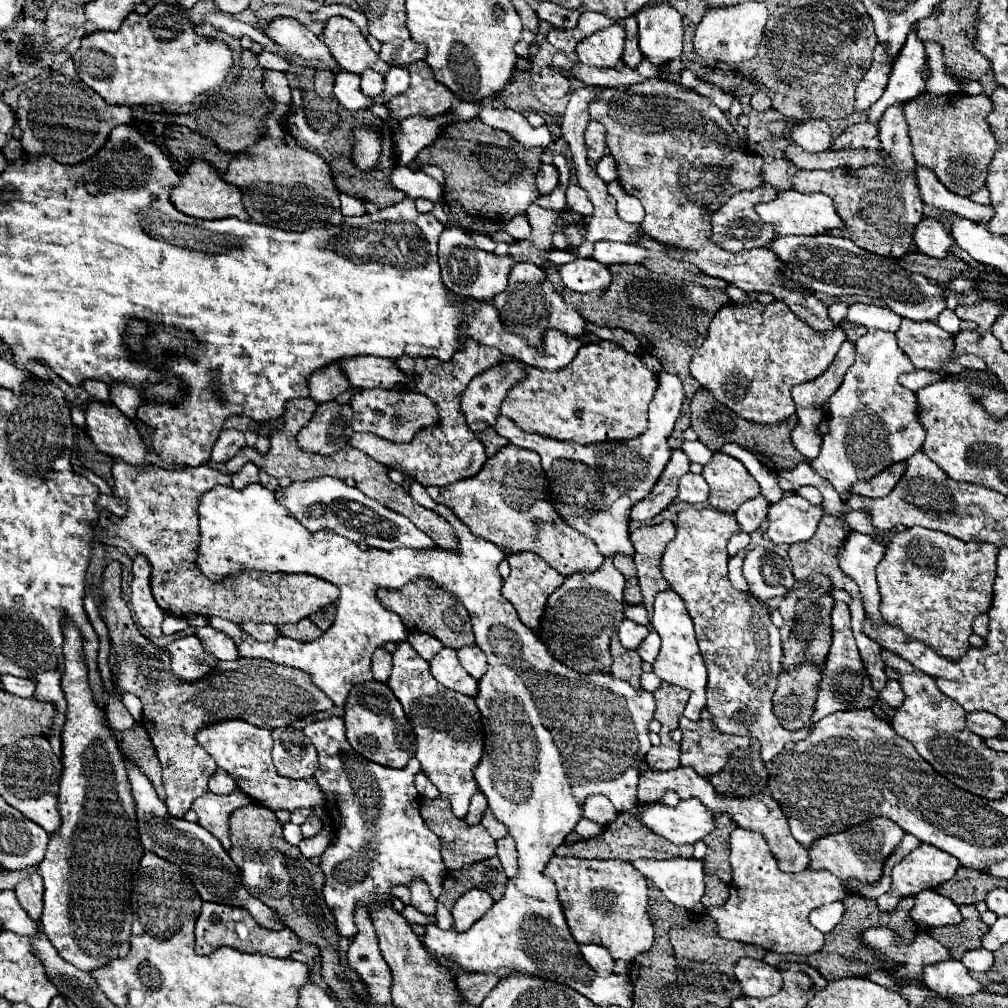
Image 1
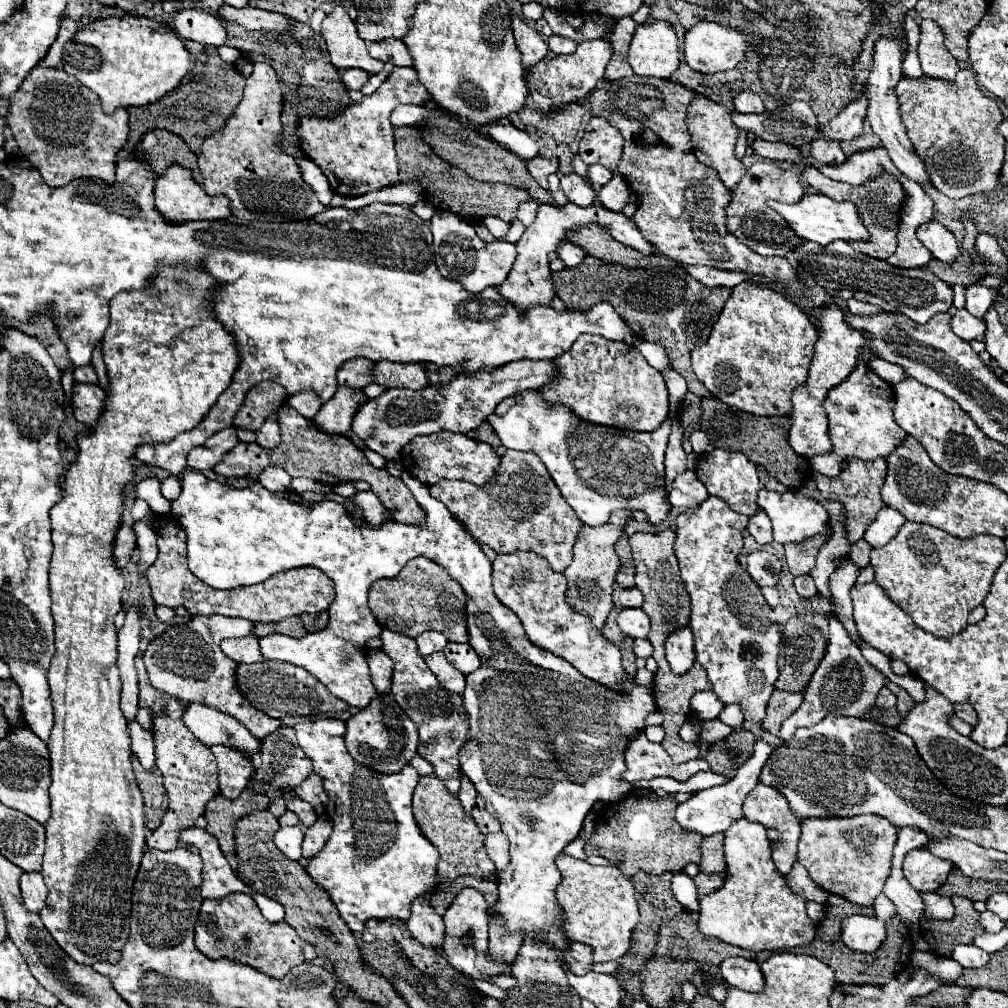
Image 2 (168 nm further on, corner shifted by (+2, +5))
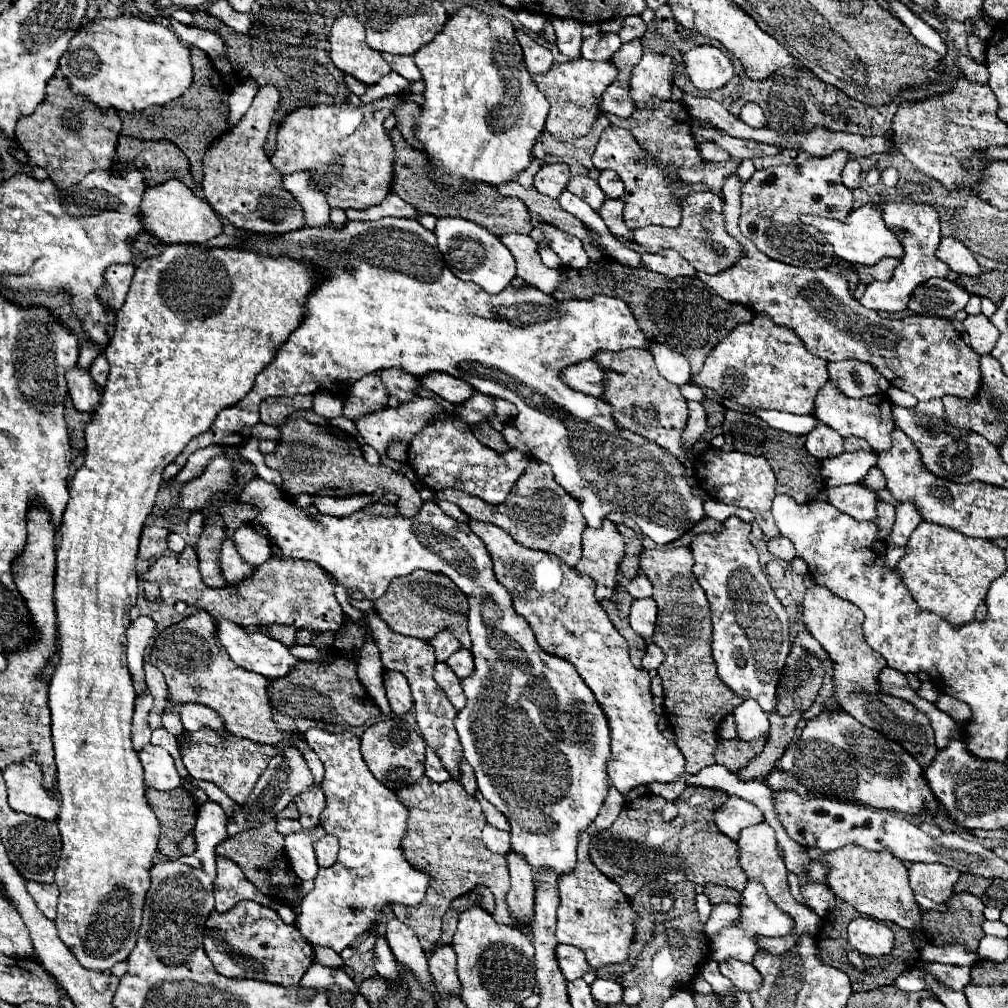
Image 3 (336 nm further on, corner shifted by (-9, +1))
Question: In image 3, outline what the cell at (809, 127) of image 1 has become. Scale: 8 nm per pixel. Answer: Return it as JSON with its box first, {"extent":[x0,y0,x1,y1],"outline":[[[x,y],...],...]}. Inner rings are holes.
{"extent":[842,158,860,188],"outline":[[[850,158],[842,170],[842,182],[848,188],[858,188],[860,186],[860,164],[856,162],[856,158]]]}

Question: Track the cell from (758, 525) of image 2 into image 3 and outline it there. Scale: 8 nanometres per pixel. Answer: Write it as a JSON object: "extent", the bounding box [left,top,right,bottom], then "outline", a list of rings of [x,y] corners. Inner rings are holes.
{"extent":[766,536,794,562],"outline":[[[782,536],[768,538],[768,540],[766,540],[766,546],[768,546],[768,550],[770,550],[776,558],[780,558],[780,560],[790,562],[790,560],[794,558],[794,546],[792,546],[792,542],[788,542],[788,540],[782,538]]]}

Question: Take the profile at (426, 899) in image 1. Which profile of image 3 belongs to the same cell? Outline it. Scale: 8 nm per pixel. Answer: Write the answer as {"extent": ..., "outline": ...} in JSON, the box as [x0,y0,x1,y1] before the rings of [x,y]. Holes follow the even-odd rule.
{"extent":[428,944,460,994],"outline":[[[450,944],[436,946],[428,964],[440,994],[460,994],[460,982],[456,978],[456,952]]]}

